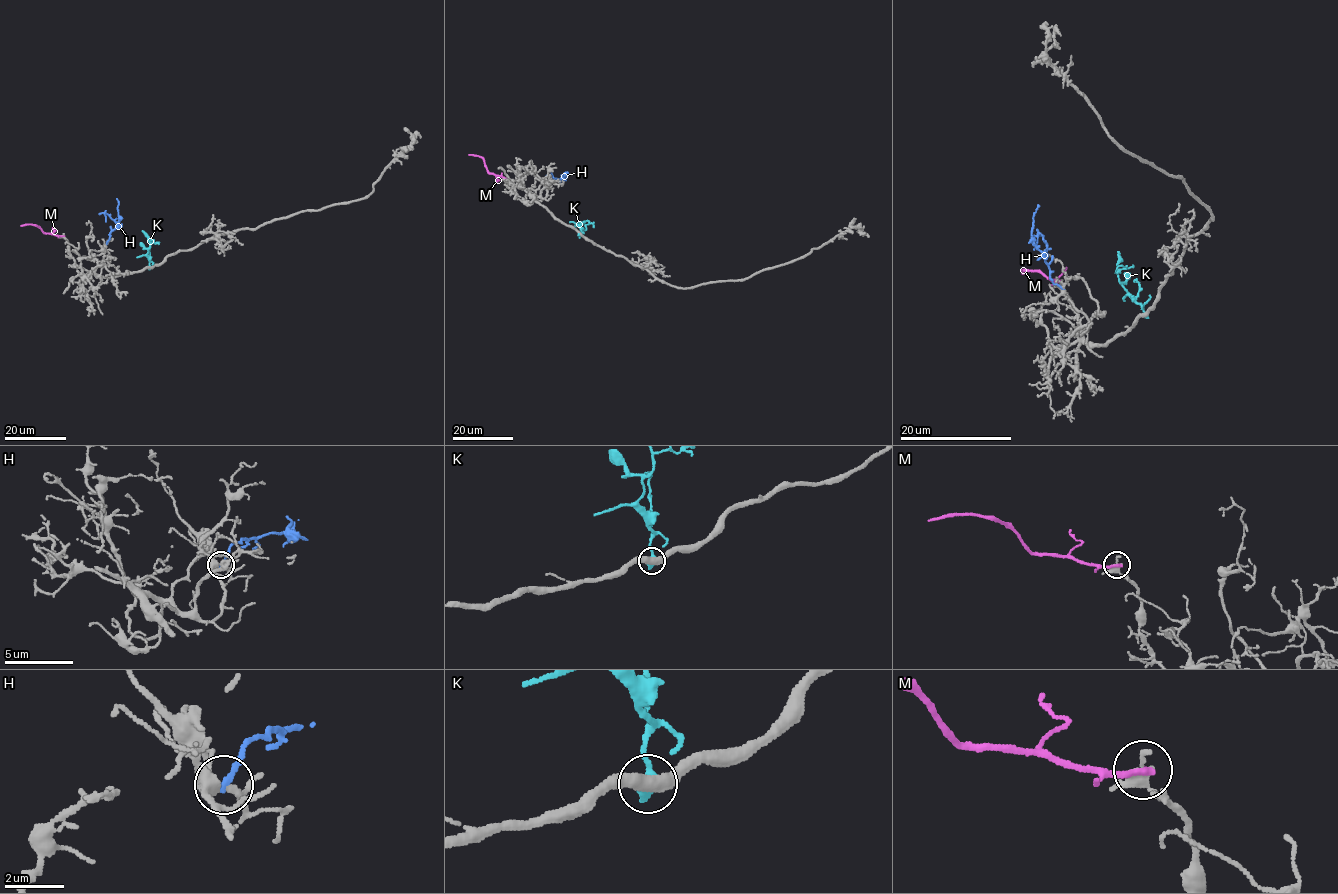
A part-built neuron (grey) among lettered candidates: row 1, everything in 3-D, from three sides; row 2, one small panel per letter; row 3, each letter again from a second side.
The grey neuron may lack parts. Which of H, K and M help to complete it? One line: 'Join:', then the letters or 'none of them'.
Join: none of them

